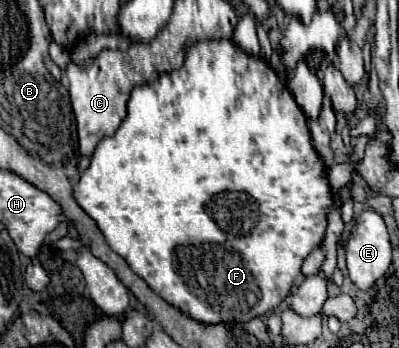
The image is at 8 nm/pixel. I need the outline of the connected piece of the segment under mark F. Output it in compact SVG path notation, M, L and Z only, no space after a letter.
M197 41L187 53L179 69L163 73L157 81L141 87L133 87L127 101L127 117L113 137L103 139L87 167L75 185L75 201L79 207L95 219L109 247L121 255L129 267L169 305L181 309L187 317L201 321L205 325L231 323L231 321L251 321L271 309L275 309L293 287L295 277L301 273L301 265L307 255L319 247L325 237L327 211L333 203L331 187L325 175L325 165L311 145L311 135L307 129L307 119L297 107L293 95L289 93L285 81L279 79L275 69L253 55L247 55L233 41Z

